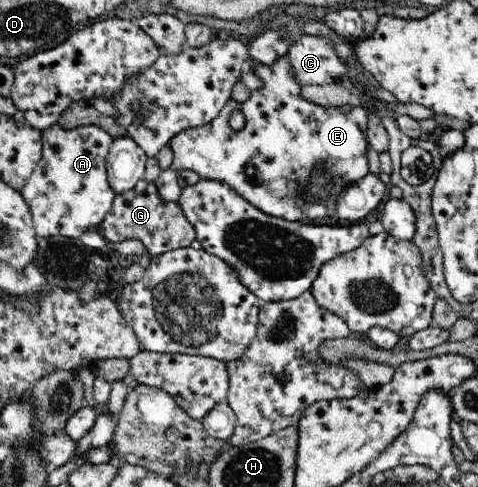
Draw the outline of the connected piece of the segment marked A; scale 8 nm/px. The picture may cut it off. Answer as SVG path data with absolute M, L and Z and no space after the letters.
M55 124L42 131L43 156L21 189L22 196L29 204L32 222L39 237L81 237L87 228L99 226L115 201L114 191L109 185L106 167L107 155L114 139L96 125L75 127L67 130Z

